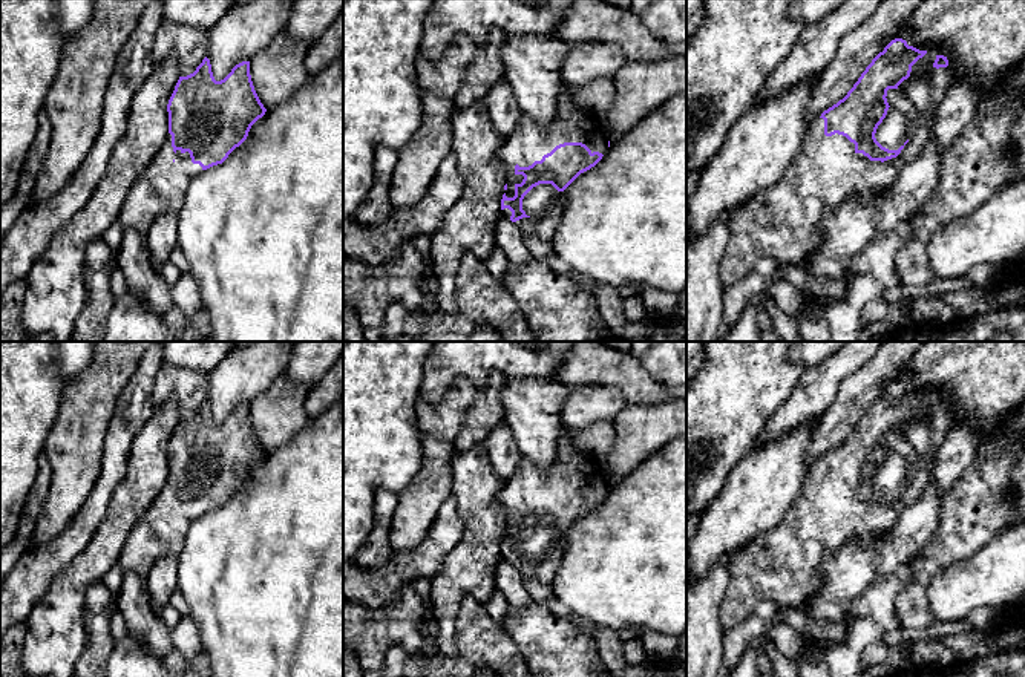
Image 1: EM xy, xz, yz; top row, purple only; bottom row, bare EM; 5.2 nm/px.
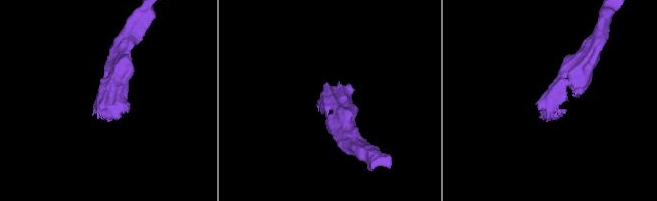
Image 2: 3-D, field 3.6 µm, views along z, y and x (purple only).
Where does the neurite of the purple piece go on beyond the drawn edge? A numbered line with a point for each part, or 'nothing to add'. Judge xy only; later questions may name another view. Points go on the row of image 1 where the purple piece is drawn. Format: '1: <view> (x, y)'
1: xy (161, 187)

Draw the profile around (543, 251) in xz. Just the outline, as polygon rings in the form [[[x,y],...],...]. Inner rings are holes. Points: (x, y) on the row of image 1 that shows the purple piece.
[[[526,237],[526,247],[529,248],[533,260],[550,268],[559,276],[575,280],[575,271],[571,271],[570,267],[555,253],[552,242],[539,237]]]

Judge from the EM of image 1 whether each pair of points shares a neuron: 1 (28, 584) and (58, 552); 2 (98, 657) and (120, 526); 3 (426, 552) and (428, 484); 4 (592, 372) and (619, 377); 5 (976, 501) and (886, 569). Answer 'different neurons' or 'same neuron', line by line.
1: same neuron
2: different neurons
3: different neurons
4: same neuron
5: different neurons

